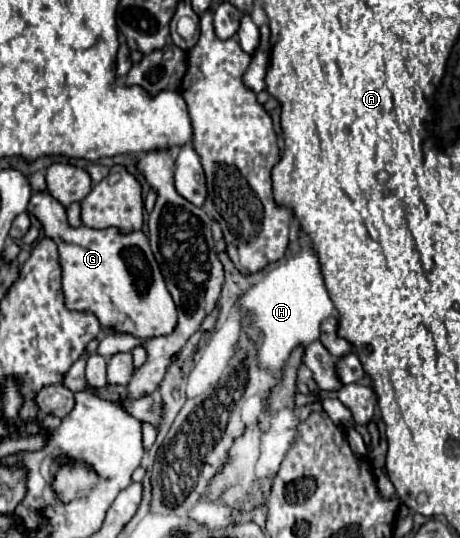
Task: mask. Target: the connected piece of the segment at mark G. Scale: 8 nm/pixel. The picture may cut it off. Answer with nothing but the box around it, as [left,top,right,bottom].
[27,191,176,338]

